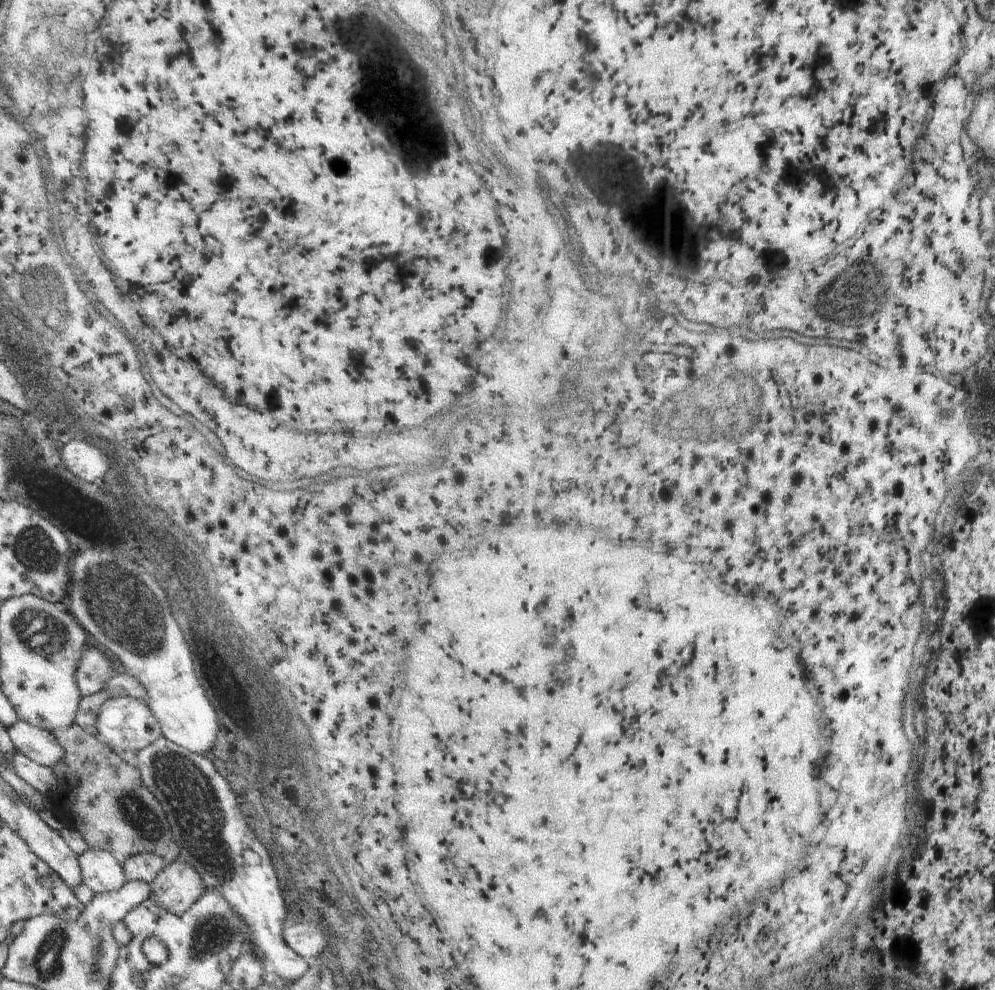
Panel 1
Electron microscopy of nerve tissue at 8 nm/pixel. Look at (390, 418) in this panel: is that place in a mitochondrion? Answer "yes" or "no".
no

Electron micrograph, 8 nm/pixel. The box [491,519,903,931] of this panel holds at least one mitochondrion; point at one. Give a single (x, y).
(545, 640)

